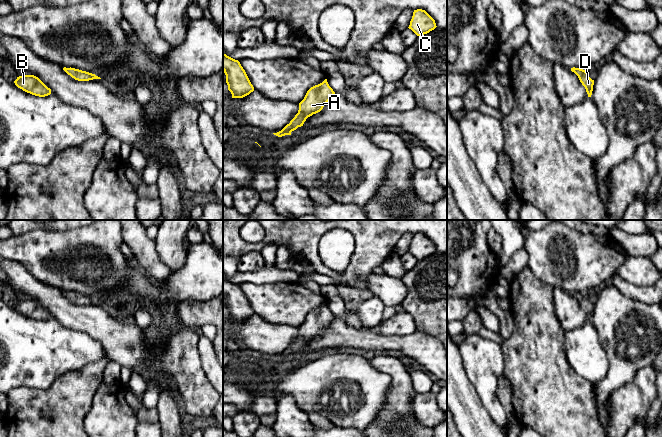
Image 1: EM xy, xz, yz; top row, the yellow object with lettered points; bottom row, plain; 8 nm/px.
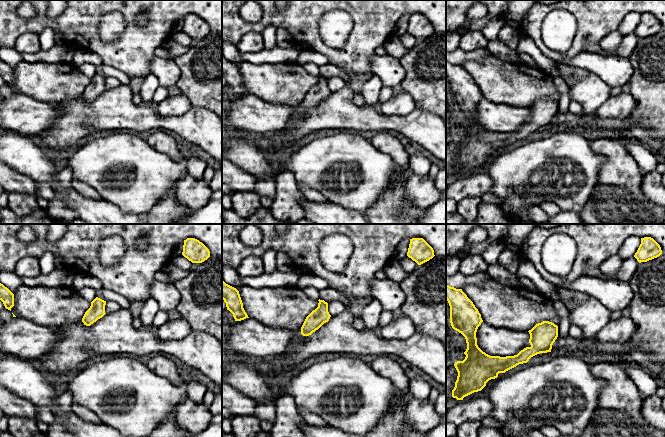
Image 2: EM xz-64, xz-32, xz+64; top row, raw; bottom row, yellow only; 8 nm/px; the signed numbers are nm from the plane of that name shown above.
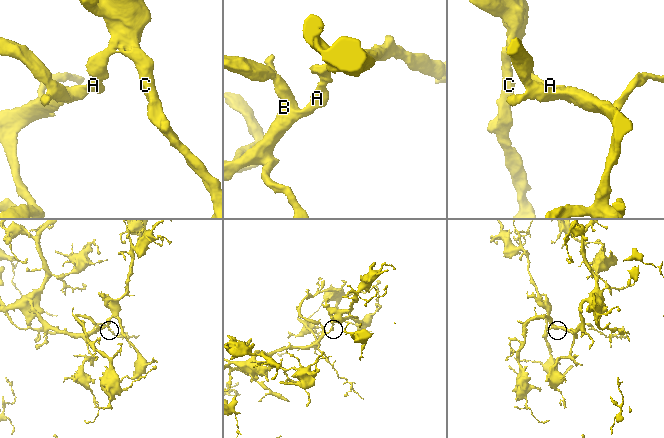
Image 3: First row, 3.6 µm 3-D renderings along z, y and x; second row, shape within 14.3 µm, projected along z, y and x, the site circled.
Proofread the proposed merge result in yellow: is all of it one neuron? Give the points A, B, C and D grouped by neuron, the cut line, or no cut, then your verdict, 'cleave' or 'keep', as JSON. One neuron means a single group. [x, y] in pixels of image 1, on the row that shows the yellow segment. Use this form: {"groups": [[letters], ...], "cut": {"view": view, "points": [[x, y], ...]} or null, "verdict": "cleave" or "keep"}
{"groups": [["A", "B", "C", "D"]], "cut": null, "verdict": "keep"}

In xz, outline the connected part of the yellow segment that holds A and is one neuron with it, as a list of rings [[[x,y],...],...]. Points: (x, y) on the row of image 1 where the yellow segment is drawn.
[[[327,79],[311,87],[299,103],[299,110],[295,117],[281,131],[273,134],[278,137],[291,135],[292,131],[303,126],[308,117],[320,112],[334,94],[335,92],[329,86]]]

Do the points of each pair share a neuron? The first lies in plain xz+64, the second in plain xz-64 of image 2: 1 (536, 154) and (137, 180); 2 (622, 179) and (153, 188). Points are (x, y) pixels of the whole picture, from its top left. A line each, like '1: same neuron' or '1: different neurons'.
1: same neuron
2: different neurons

